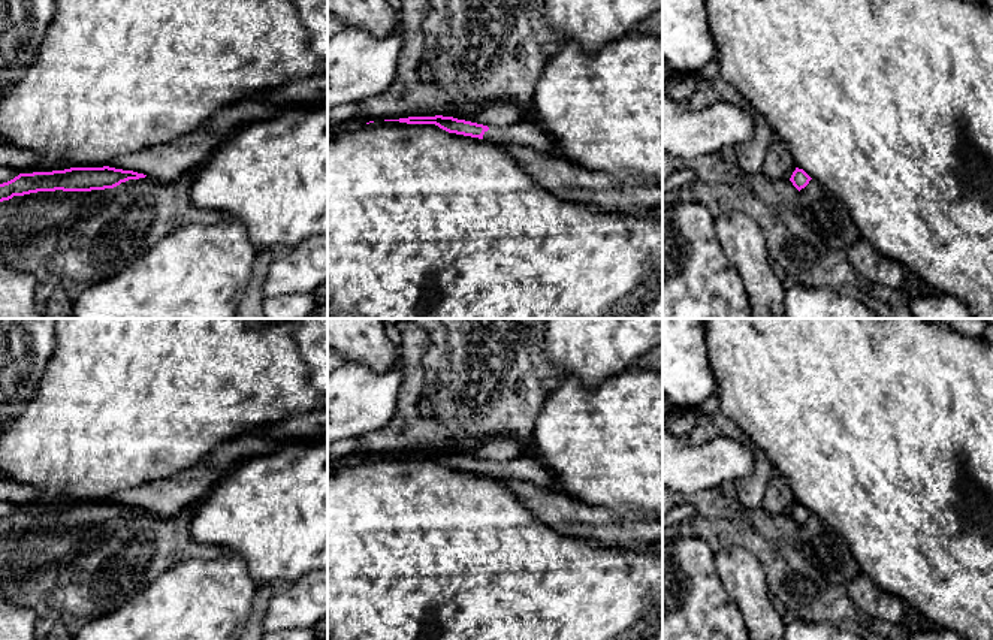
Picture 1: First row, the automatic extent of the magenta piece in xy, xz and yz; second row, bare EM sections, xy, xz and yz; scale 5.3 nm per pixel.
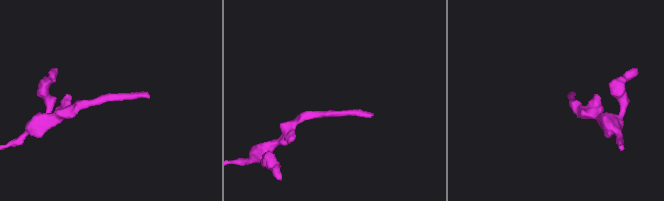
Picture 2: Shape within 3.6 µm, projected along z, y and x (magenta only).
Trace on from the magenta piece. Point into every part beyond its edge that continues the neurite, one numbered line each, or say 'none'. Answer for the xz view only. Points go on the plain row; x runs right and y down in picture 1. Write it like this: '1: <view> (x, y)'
1: xz (527, 468)

